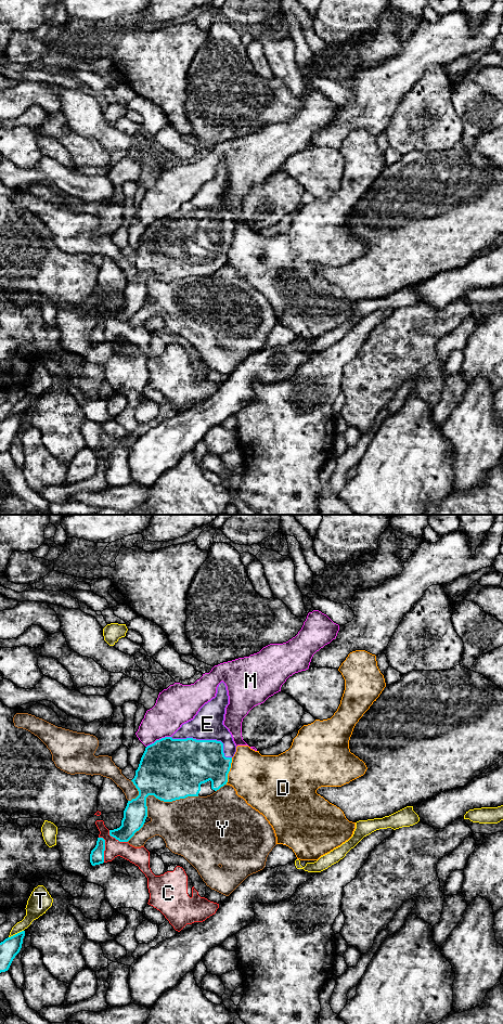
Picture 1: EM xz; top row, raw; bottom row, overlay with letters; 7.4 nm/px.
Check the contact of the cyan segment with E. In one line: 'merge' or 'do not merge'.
merge

